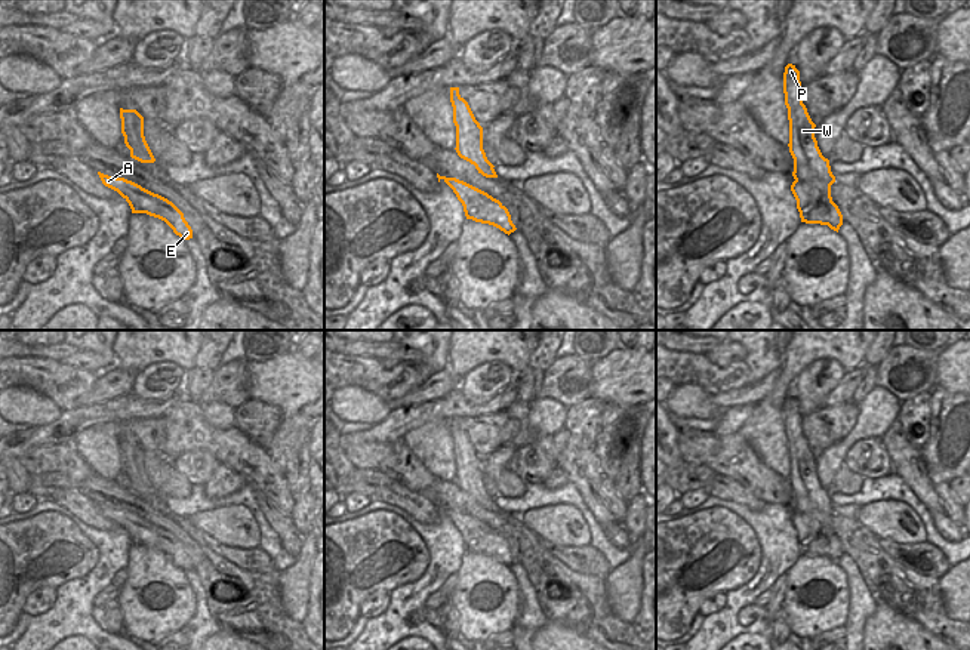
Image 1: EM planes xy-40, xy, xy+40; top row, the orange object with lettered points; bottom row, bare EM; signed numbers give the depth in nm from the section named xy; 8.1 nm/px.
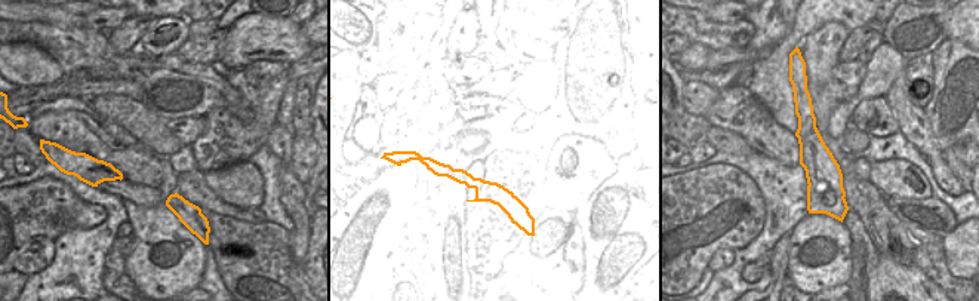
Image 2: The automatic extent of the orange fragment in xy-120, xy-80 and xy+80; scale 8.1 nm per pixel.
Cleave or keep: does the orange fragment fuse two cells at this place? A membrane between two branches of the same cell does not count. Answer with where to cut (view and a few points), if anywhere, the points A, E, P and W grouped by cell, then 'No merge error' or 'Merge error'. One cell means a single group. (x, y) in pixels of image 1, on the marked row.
Split along xy+40 (795, 179), (804, 185), (804, 193), (816, 203), (831, 206). Groups: A E / P W. Merge error

